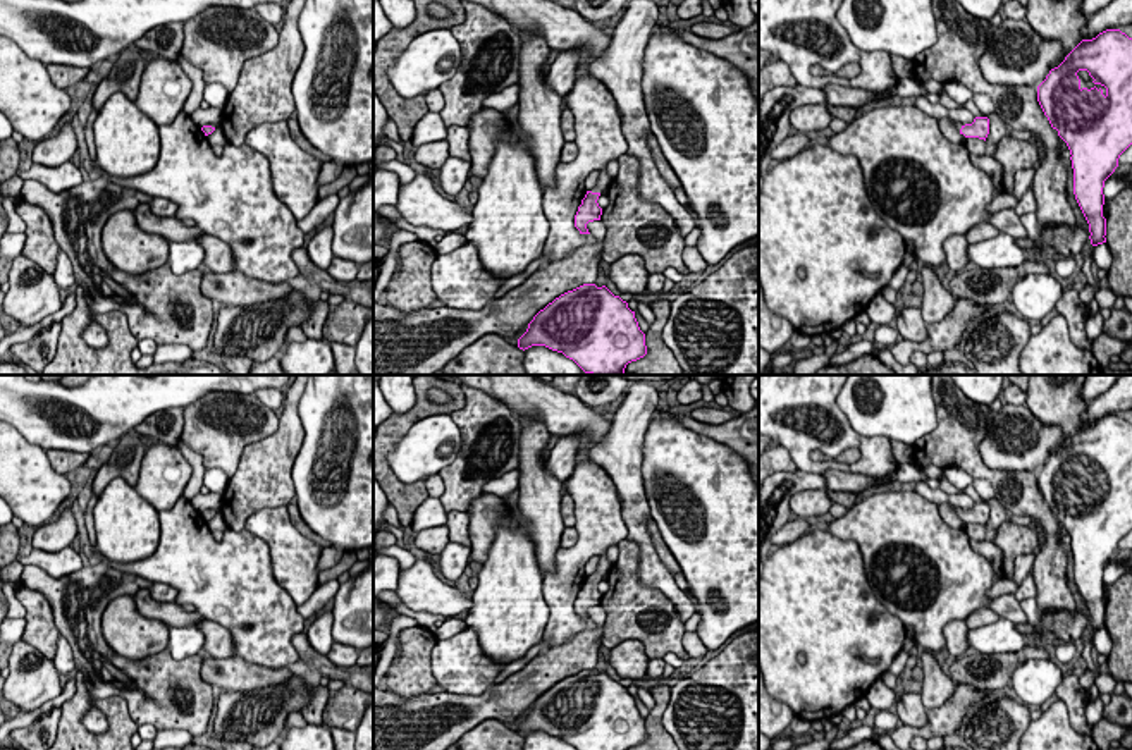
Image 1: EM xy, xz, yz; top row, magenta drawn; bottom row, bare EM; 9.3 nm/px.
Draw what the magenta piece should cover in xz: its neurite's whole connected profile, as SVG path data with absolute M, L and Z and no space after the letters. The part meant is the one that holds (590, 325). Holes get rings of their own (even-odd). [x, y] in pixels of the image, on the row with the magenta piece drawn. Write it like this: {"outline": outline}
{"outline": "M583 284L568 291L540 310L518 339L520 349L545 346L573 360L585 373L624 375L628 363L647 354L645 334L640 330L635 311L606 286Z"}

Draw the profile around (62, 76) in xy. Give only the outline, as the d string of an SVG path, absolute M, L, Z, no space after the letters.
M58 64L46 65L46 71L52 84L58 89L67 89L69 86L74 86L76 83L83 81L89 72L89 69Z

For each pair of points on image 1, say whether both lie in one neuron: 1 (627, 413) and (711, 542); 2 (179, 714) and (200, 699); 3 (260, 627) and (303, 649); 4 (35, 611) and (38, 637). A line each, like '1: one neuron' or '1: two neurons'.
1: two neurons
2: one neuron
3: two neurons
4: one neuron

